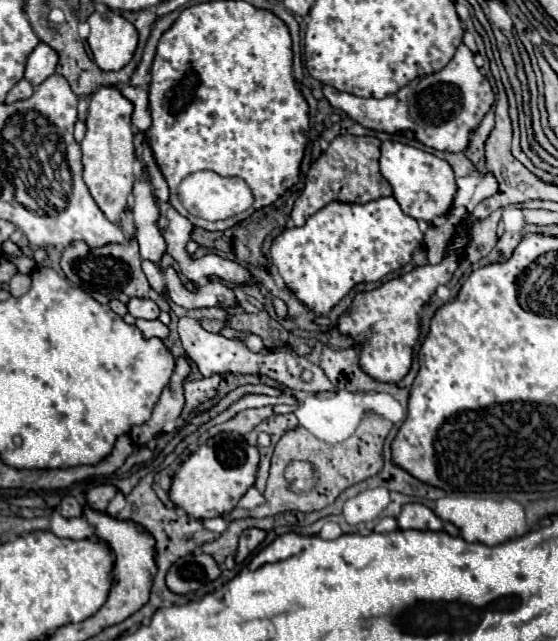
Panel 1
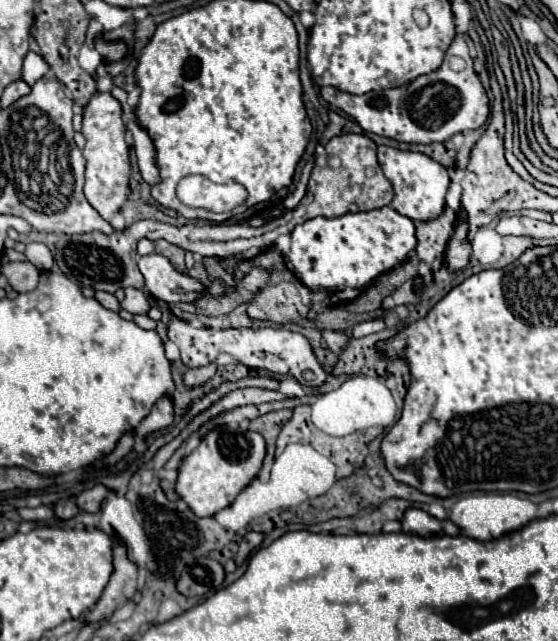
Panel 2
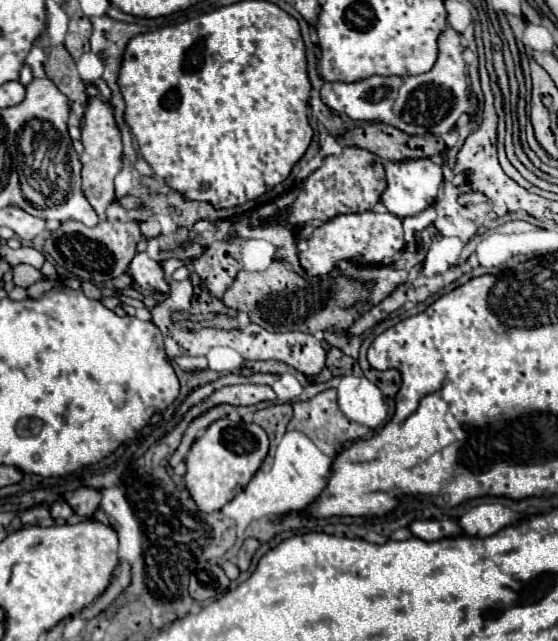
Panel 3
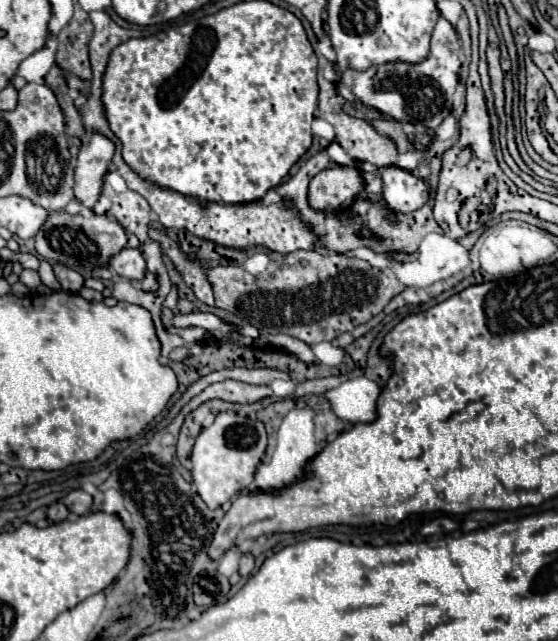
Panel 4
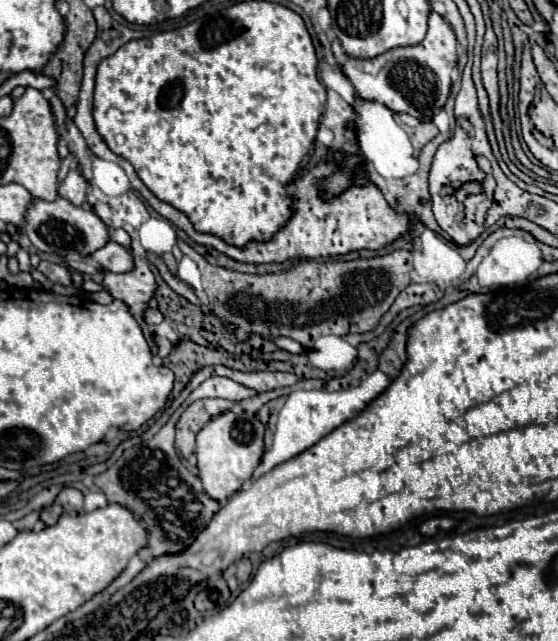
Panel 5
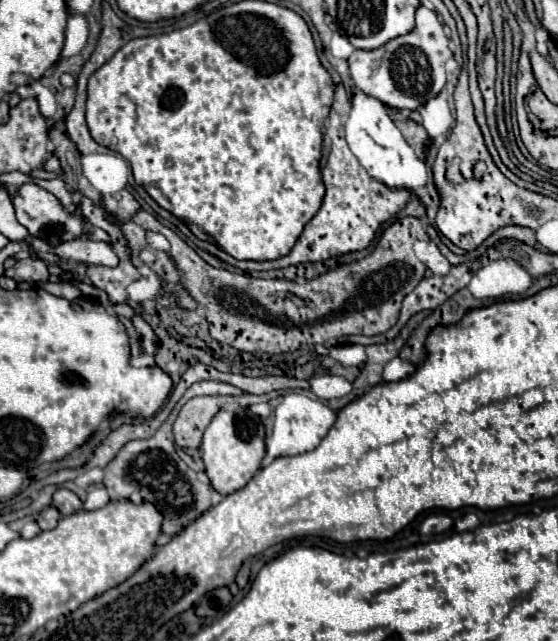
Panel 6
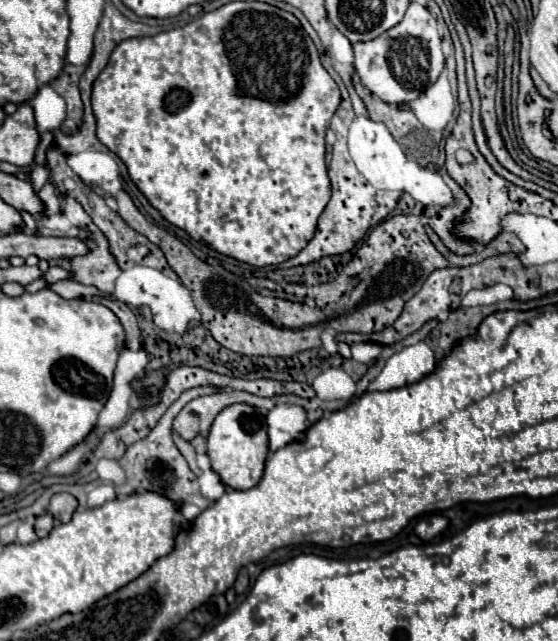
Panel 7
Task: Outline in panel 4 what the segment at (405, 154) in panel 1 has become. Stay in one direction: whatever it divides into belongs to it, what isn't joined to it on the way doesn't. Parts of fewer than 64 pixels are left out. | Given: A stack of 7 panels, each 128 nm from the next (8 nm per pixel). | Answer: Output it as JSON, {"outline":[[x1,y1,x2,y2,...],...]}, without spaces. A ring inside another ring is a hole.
{"outline":[[390,166,382,170,382,196,394,212,414,212,430,198,430,186,410,170]]}

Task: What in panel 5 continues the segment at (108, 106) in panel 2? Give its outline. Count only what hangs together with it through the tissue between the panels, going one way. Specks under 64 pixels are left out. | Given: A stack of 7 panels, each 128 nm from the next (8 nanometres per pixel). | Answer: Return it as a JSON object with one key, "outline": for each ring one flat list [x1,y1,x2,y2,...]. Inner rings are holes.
{"outline":[[72,168,66,176,66,180,62,182,60,188,60,196,70,200,76,206,84,206,86,204,86,192,88,192,88,180,84,178,80,168]]}

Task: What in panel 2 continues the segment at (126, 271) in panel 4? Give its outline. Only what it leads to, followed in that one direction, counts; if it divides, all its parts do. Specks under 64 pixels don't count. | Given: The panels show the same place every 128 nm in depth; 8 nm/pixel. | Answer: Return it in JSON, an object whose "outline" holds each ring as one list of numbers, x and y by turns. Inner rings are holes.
{"outline":[[148,254,138,260,140,272,146,280,146,288,154,298,164,302,196,302,204,292,204,284,200,280,190,278,188,274,180,274,168,258,160,254]]}

